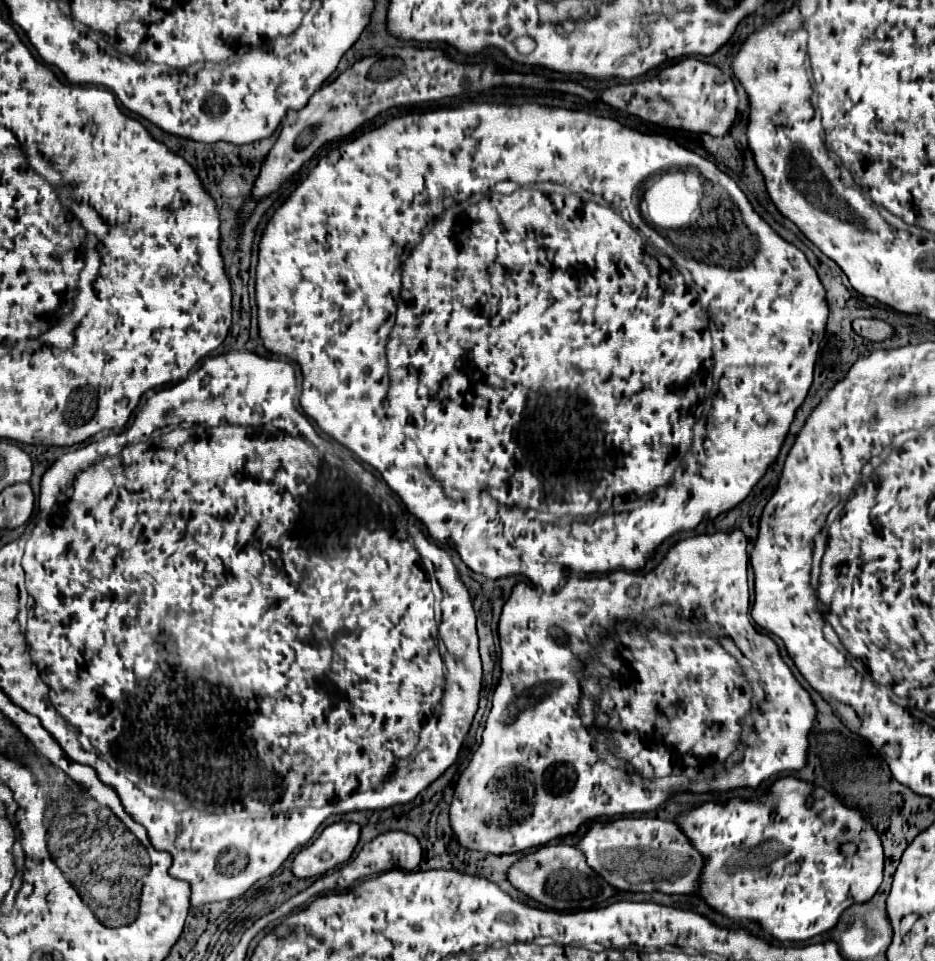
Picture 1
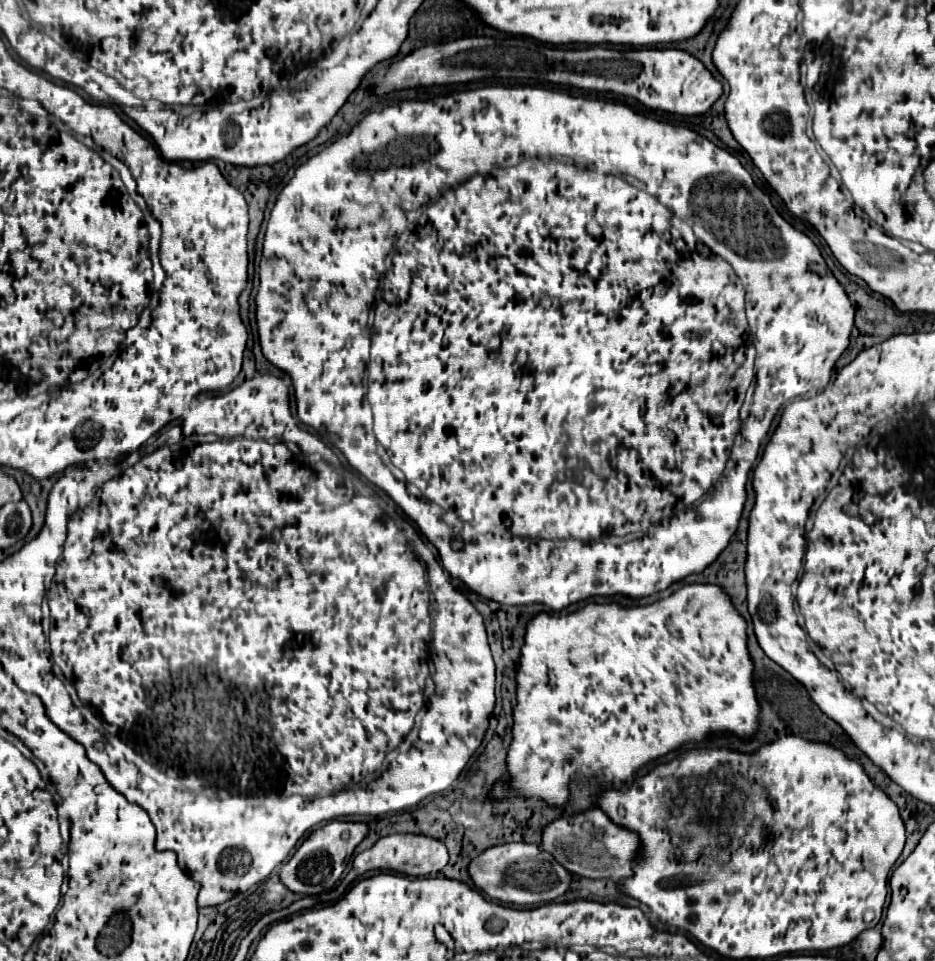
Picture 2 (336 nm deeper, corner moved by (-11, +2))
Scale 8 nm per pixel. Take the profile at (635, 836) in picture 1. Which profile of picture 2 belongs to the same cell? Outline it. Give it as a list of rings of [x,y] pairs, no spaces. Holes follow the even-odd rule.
[[[588,810],[584,814],[554,820],[546,826],[540,848],[548,850],[564,868],[578,876],[592,880],[610,878],[618,882],[634,876],[634,864],[642,844],[636,832],[614,824],[602,810]]]

